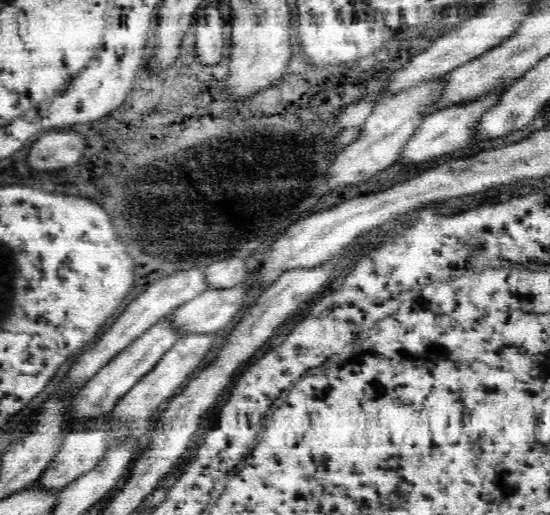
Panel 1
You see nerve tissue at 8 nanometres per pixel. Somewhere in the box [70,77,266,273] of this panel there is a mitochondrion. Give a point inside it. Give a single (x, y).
(165, 255)

